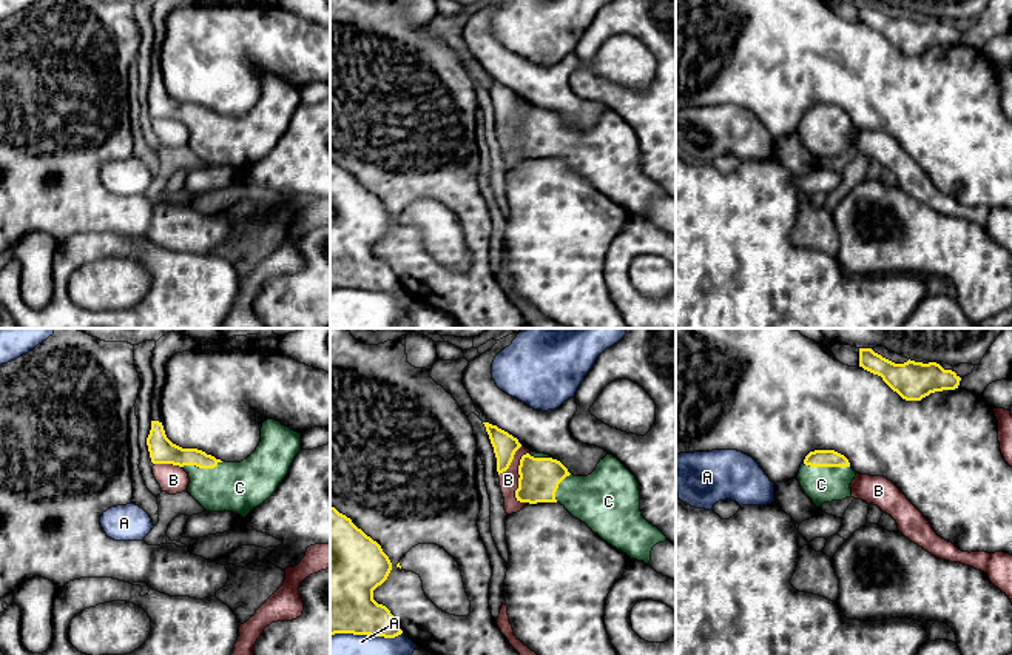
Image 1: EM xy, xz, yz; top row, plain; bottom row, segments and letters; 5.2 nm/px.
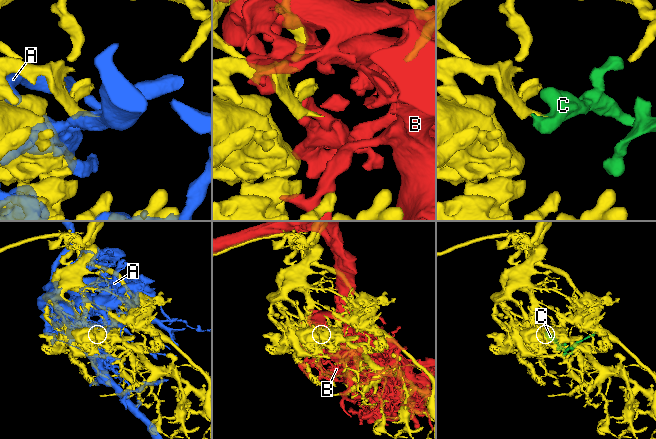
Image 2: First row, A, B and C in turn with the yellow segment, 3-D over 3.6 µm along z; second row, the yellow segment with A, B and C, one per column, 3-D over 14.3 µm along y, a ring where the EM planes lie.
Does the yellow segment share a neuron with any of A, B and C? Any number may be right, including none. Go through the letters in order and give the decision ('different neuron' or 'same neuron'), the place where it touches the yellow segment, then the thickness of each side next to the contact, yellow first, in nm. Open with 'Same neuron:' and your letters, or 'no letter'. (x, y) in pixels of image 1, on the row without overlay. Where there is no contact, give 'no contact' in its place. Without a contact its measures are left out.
Same neuron: C
A: different neuron; meets yellow in xz at (366, 288); 380 nm thick on the yellow side, 420 nm on the other
B: different neuron; meets yellow in xz at (520, 131); 220 nm thick on the yellow side, 100 nm on the other
C: same neuron; meets yellow in yz at (826, 120); 100 nm thick on the yellow side, 190 nm on the other

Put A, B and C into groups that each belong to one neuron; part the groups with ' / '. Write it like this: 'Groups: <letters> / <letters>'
Groups: A / B / C

